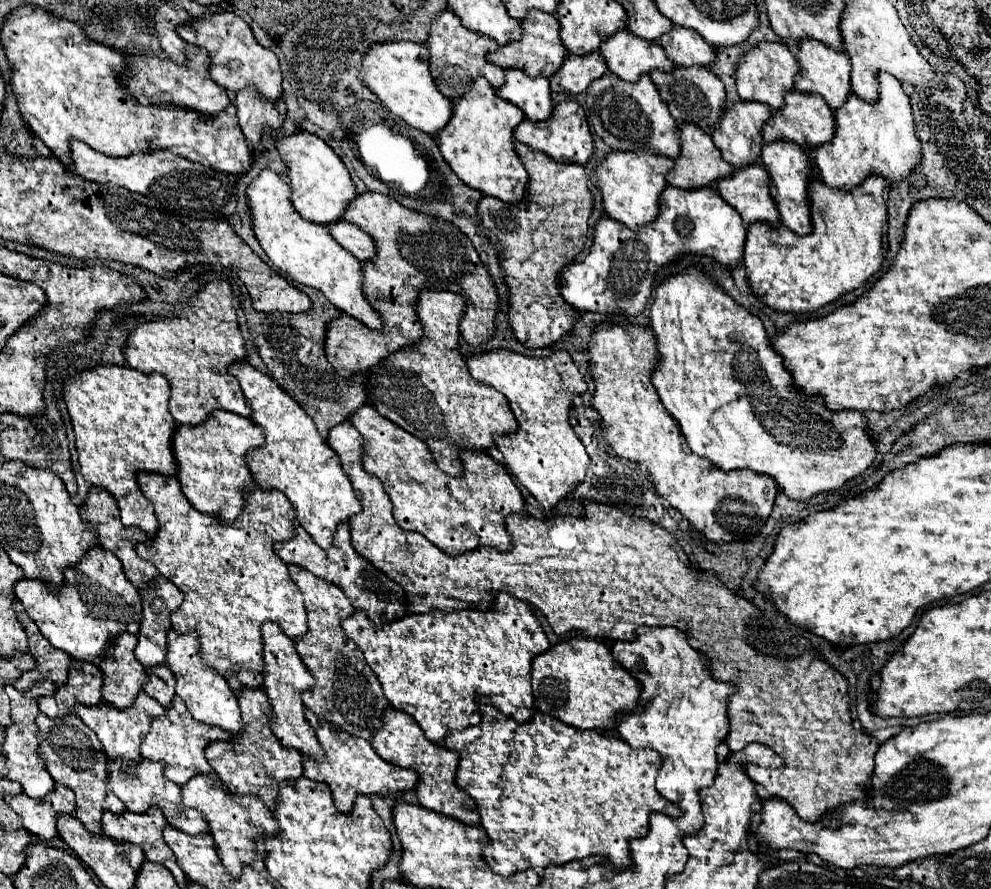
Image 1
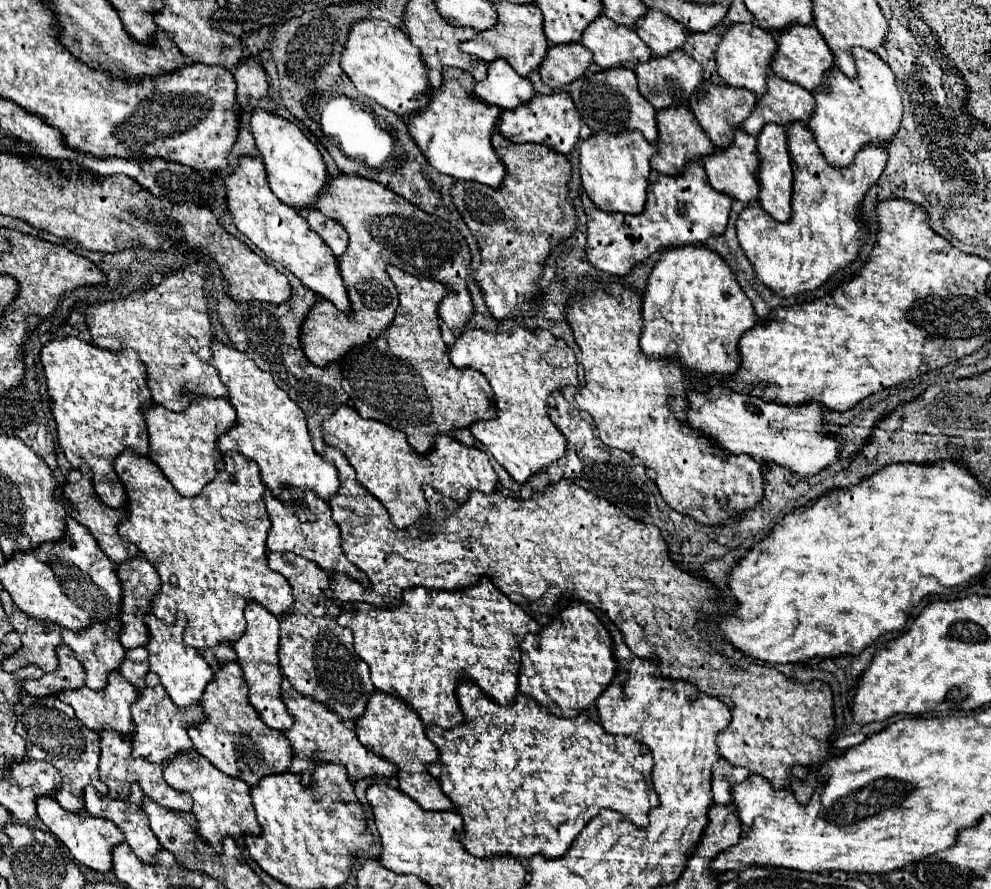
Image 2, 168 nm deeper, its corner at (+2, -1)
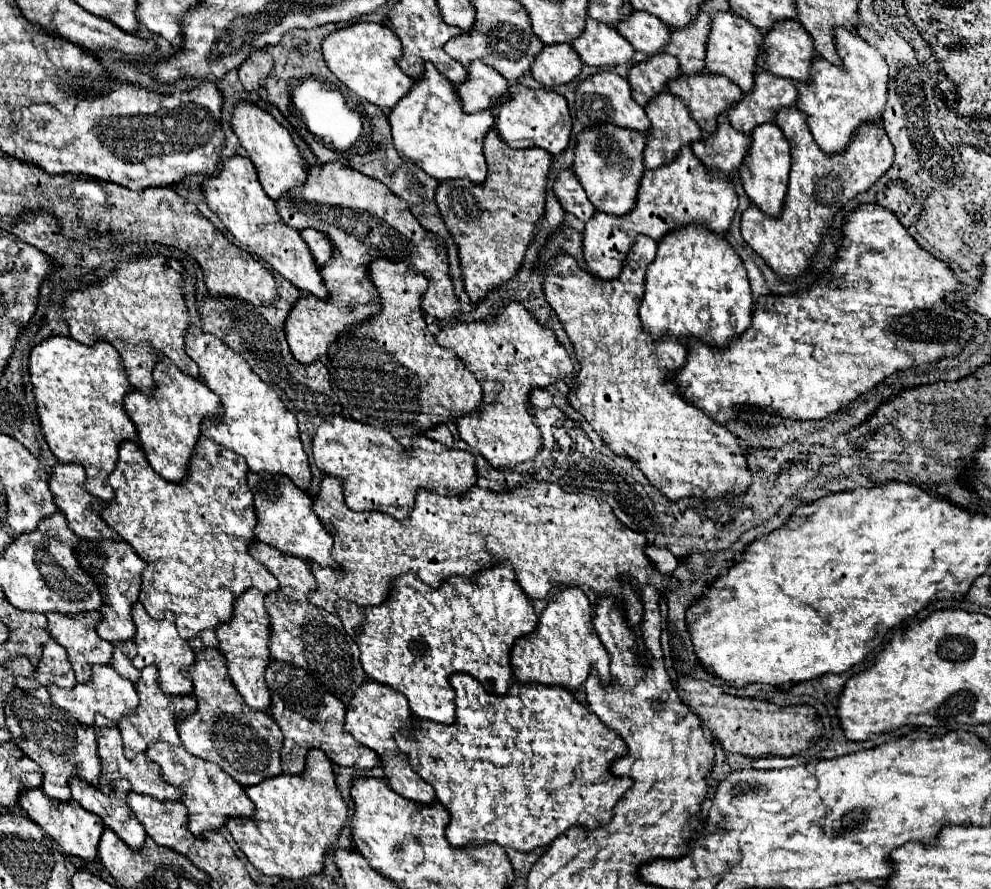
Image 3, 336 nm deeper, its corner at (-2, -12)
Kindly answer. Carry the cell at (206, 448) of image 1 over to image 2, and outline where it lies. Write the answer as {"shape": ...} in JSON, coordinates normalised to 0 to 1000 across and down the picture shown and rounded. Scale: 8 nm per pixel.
{"shape":[[[198,445],[186,461],[174,463],[161,454],[149,452],[143,457],[143,466],[151,493],[151,517],[172,538],[174,547],[184,558],[198,558],[218,533],[220,502],[218,493],[222,486],[232,484],[236,477],[238,463],[228,448],[210,448]]]}

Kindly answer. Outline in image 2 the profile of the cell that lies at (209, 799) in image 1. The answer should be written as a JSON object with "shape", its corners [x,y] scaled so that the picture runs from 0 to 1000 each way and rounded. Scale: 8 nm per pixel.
{"shape":[[[198,844],[192,848],[178,848],[174,855],[165,857],[165,877],[182,891],[190,891],[194,895],[194,916],[200,922],[200,936],[206,940],[216,954],[222,956],[224,943],[242,943],[244,936],[262,936],[262,927],[256,916],[256,907],[252,900],[252,884],[242,875],[226,873],[216,859],[212,859]]]}

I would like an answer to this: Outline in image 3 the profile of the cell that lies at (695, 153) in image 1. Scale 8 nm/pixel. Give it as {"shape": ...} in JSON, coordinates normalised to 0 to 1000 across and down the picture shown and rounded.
{"shape":[[[666,105],[662,109],[662,114],[656,114],[652,120],[652,129],[658,136],[658,143],[652,152],[654,159],[652,159],[652,168],[650,168],[652,190],[664,190],[664,188],[680,181],[686,174],[688,165],[694,165],[708,156],[708,147],[696,132],[690,114],[686,114],[686,109],[682,109],[678,105]]]}

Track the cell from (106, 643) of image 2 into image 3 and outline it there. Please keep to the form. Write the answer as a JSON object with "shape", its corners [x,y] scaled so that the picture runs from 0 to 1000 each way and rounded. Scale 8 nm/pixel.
{"shape":[[[48,690],[48,710],[52,714],[52,719],[57,719],[67,732],[69,739],[73,744],[75,757],[77,757],[77,766],[79,768],[89,768],[93,766],[93,750],[95,748],[109,748],[113,741],[113,726],[109,721],[105,721],[99,712],[97,712],[97,703],[101,701],[101,690],[79,690],[75,694],[65,694],[61,690]]]}

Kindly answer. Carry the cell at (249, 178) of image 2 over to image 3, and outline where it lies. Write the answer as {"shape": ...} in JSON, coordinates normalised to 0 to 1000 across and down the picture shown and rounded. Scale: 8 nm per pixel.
{"shape":[[[242,174],[232,177],[218,199],[206,204],[204,213],[208,219],[210,233],[222,244],[226,255],[236,264],[240,273],[244,273],[254,285],[258,285],[262,291],[266,291],[276,305],[281,305],[301,325],[311,327],[313,332],[325,339],[333,334],[327,321],[327,314],[323,312],[323,300],[319,298],[315,282],[311,280],[303,260],[289,255],[287,249],[279,242],[279,231],[266,217],[252,179],[242,177]]]}

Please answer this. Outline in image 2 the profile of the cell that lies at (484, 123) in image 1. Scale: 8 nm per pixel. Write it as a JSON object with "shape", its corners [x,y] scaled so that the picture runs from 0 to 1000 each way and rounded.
{"shape":[[[450,74],[446,76],[446,83],[446,97],[434,99],[434,112],[428,124],[418,126],[410,135],[412,151],[426,169],[432,184],[442,193],[452,196],[460,202],[478,202],[501,211],[509,202],[509,187],[503,180],[501,171],[496,171],[494,153],[507,124],[496,117],[484,115],[476,106],[478,88],[472,81]]]}

